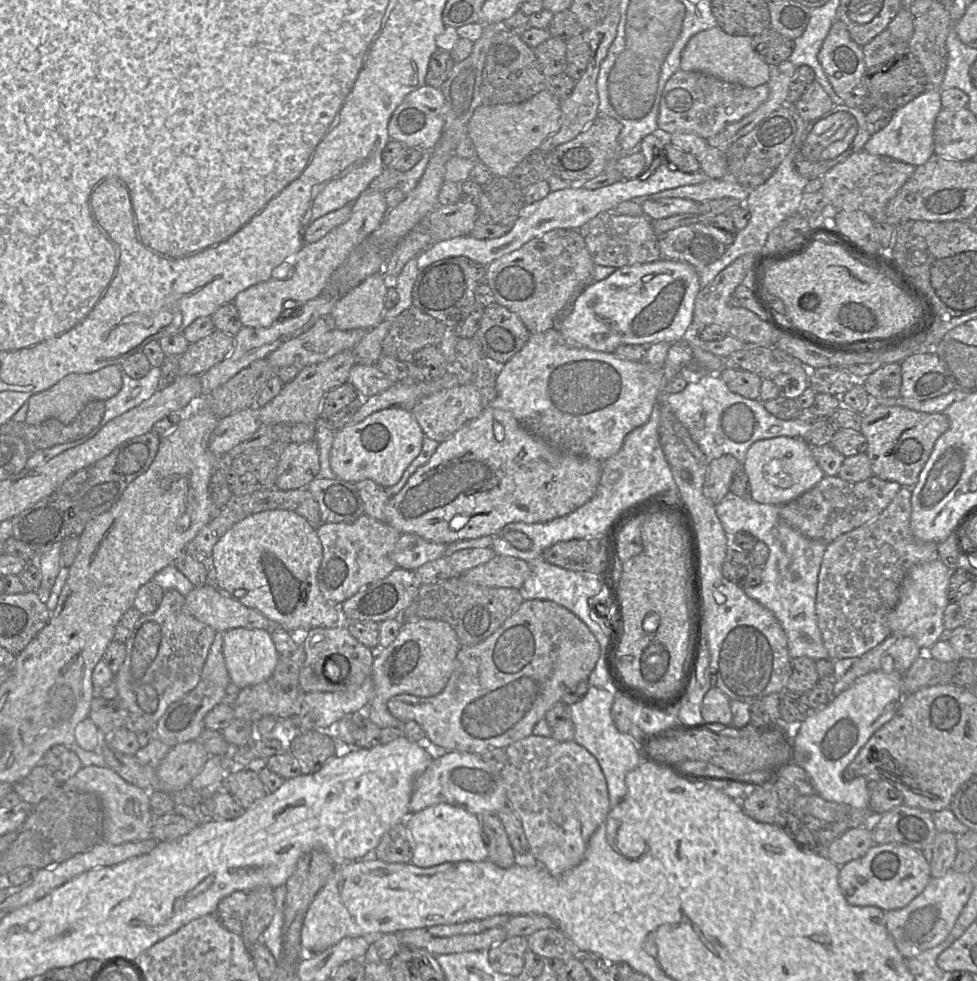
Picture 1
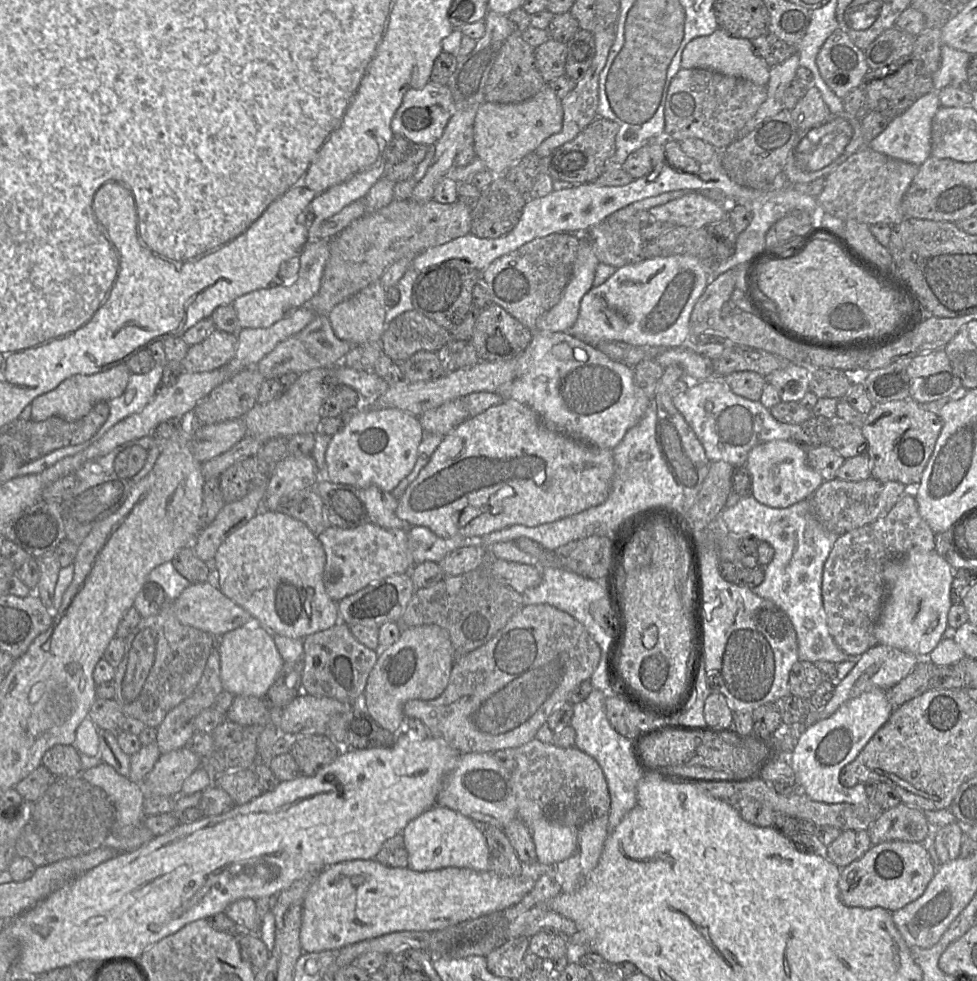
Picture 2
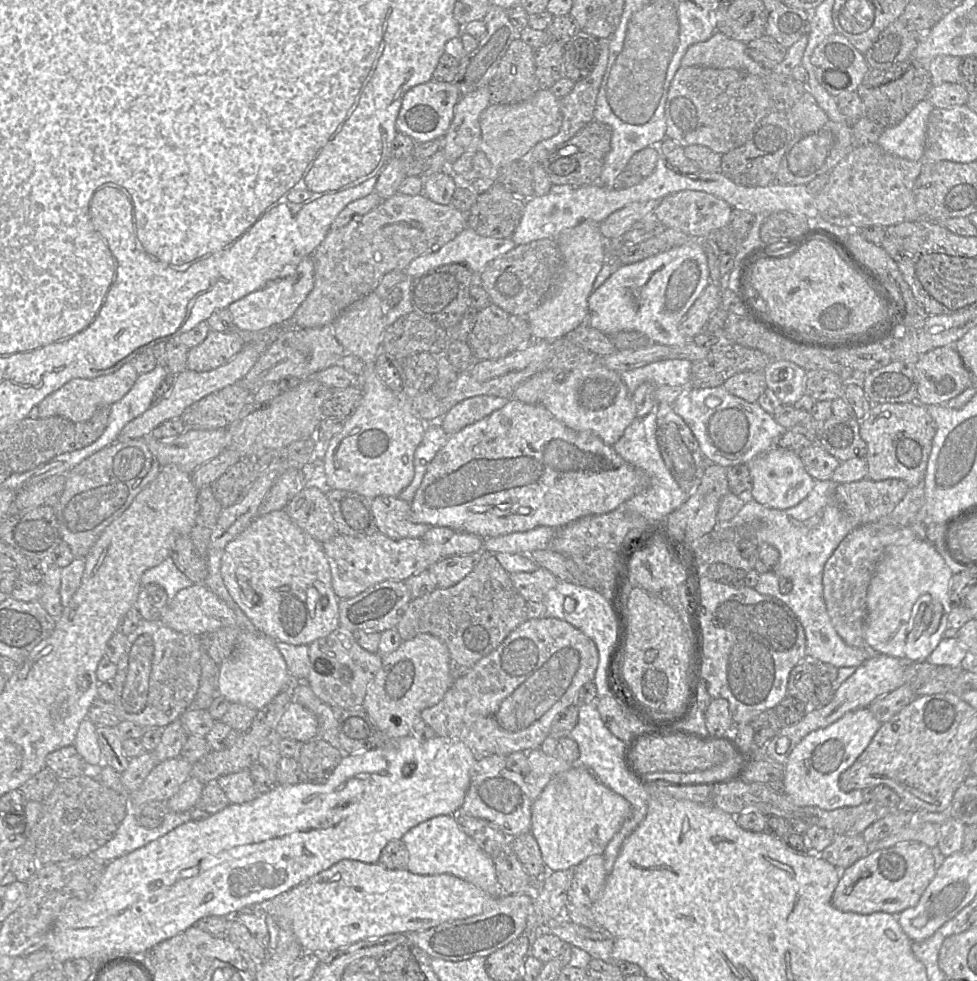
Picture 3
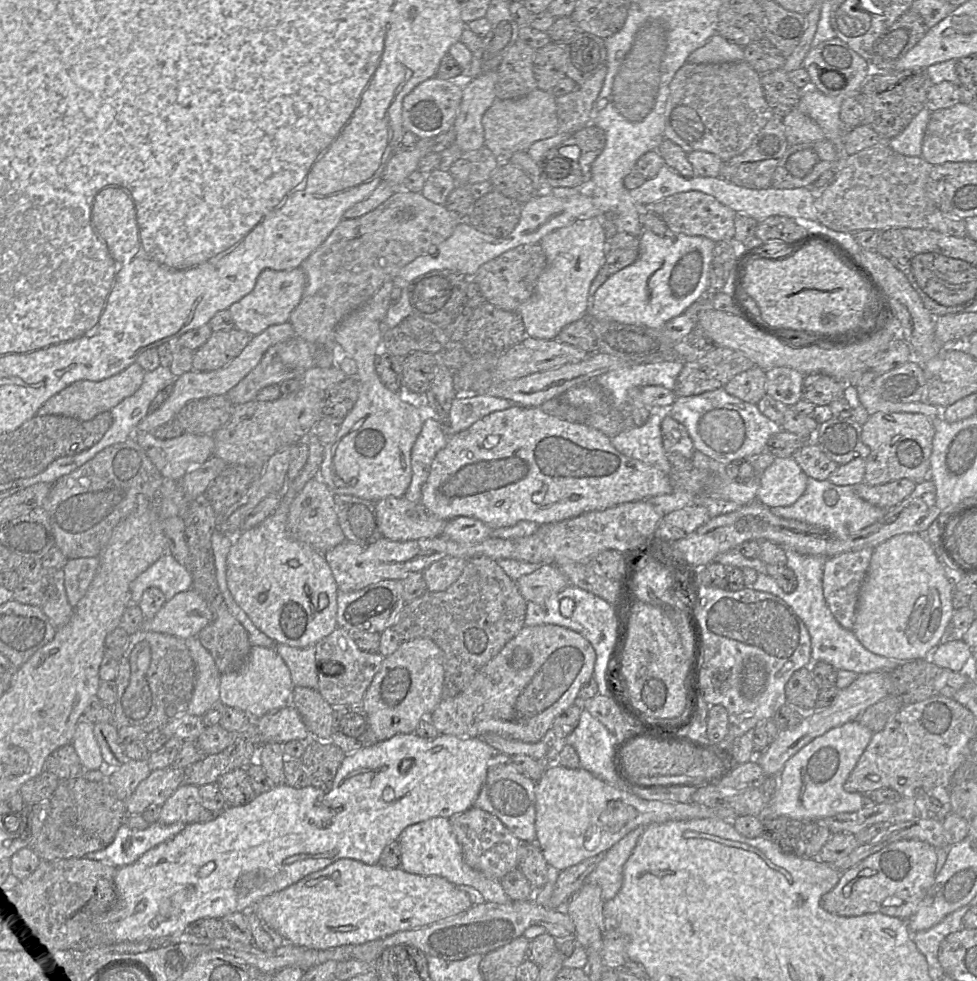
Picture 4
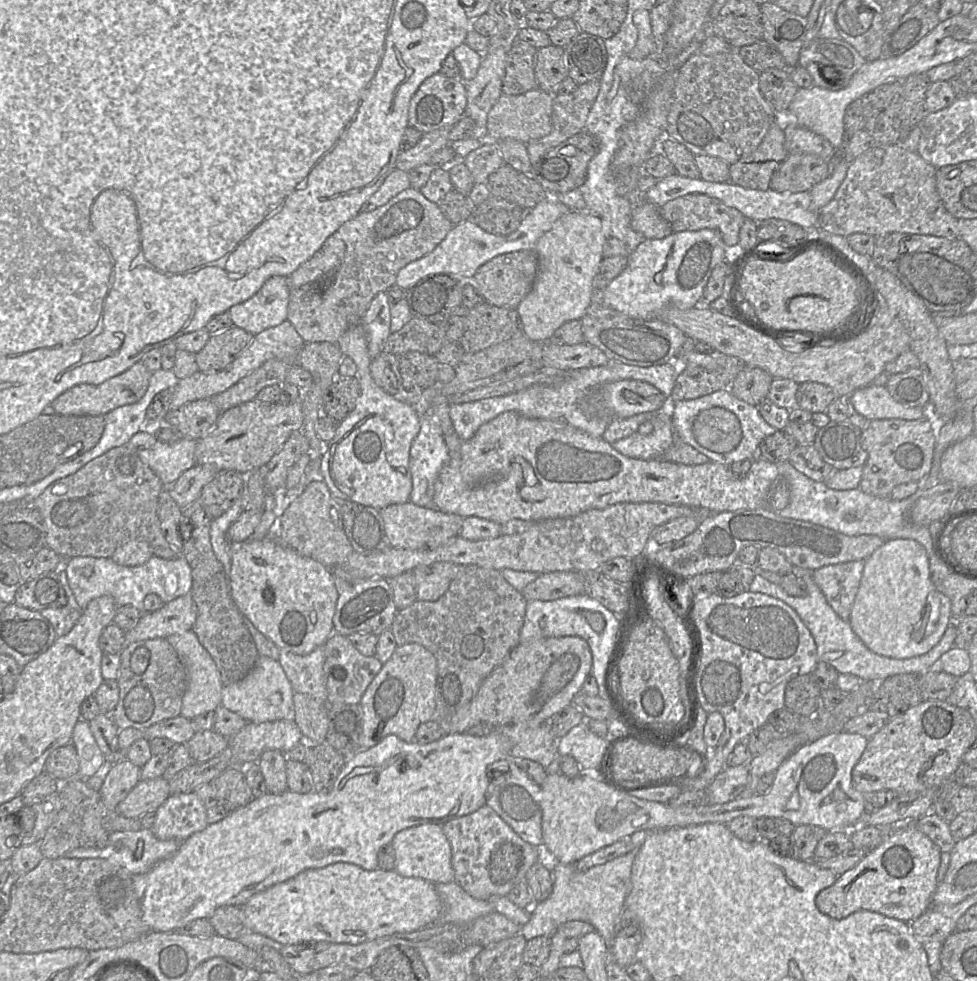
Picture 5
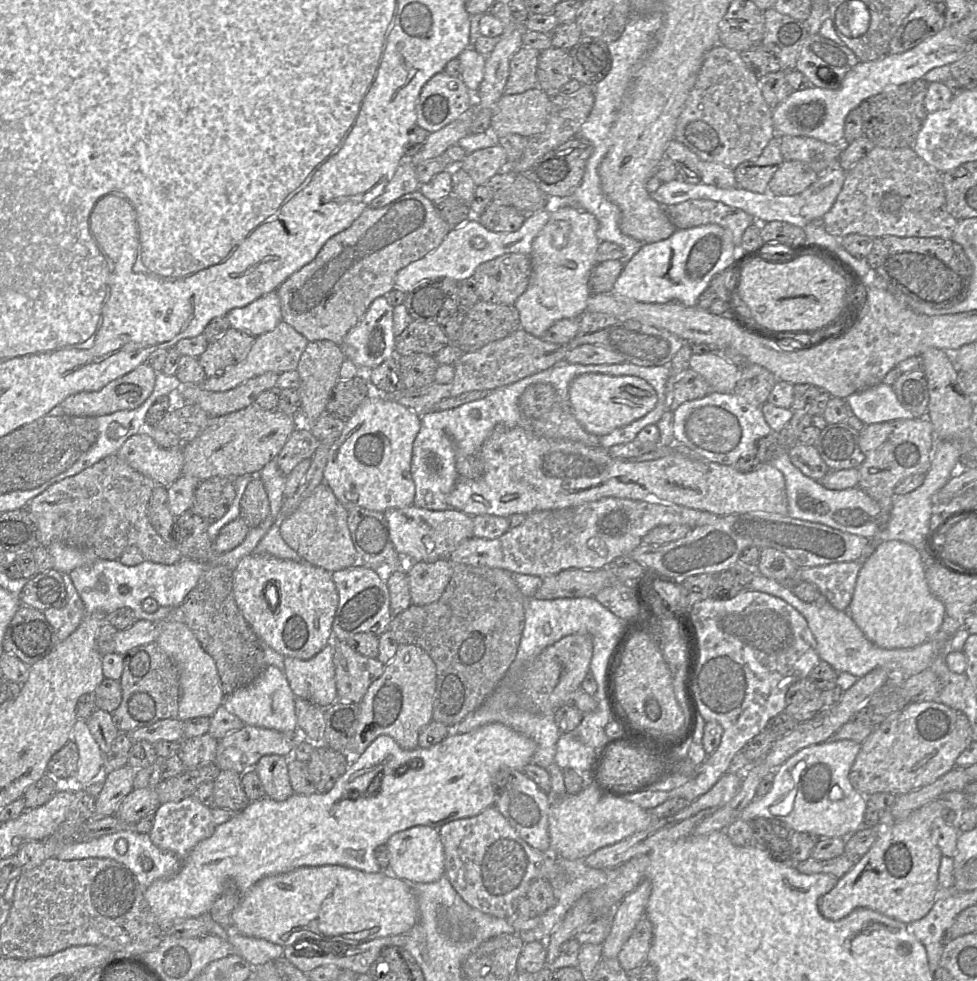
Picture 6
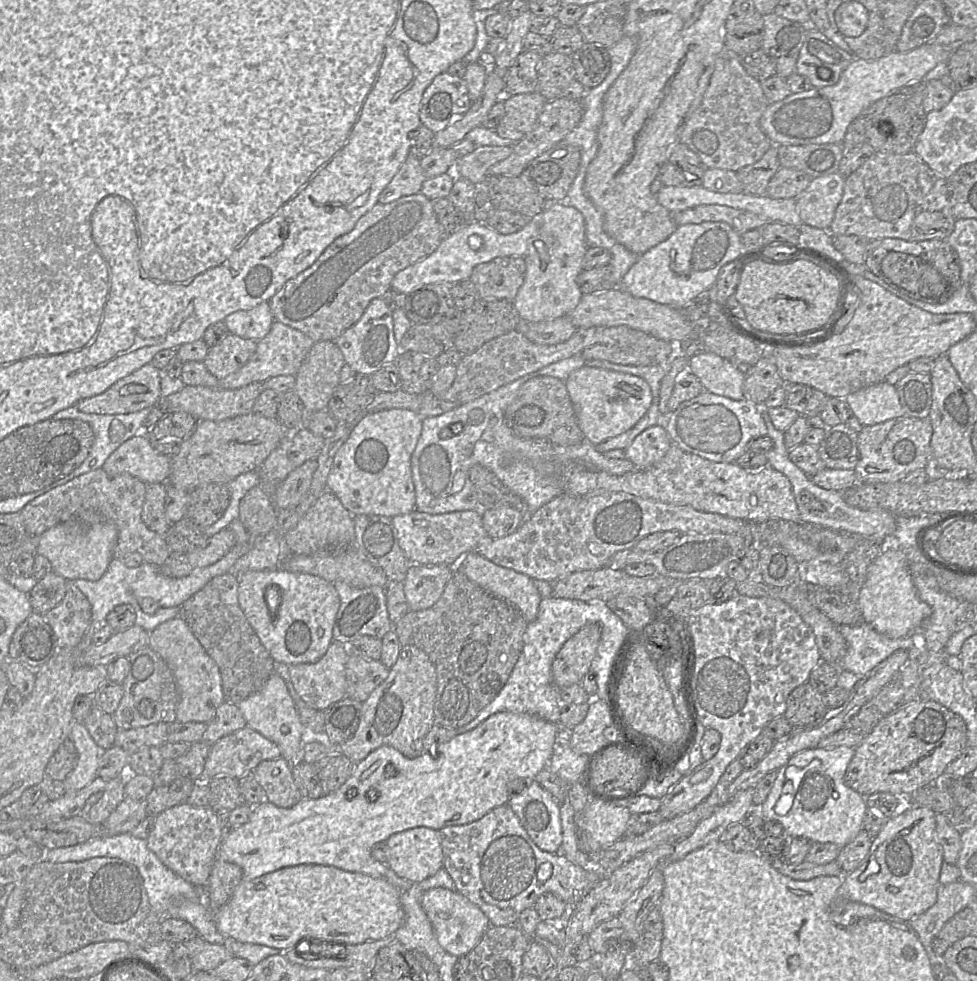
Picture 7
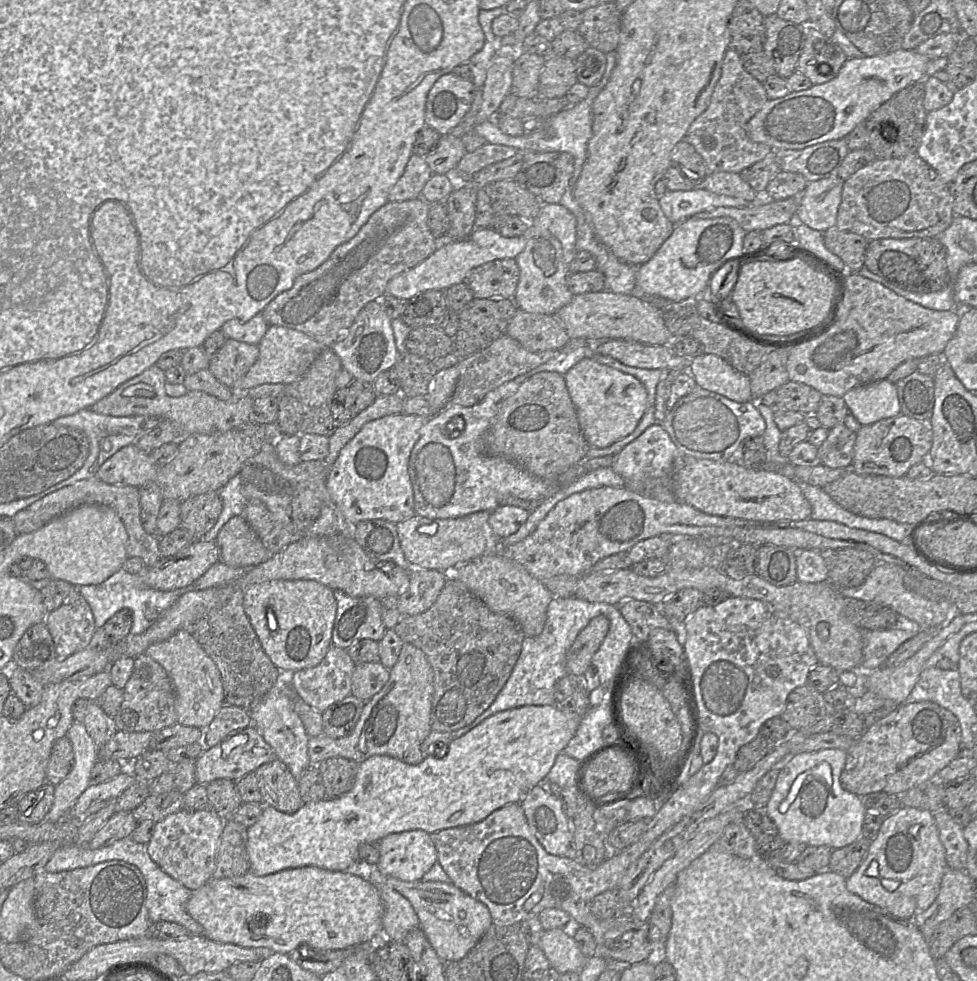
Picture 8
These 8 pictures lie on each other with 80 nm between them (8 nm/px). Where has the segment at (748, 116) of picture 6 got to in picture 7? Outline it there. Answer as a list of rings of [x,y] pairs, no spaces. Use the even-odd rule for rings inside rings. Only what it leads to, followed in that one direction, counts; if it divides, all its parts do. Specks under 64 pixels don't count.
[[[725,47],[715,59],[714,70],[703,99],[686,119],[679,141],[697,154],[706,168],[736,172],[759,161],[773,145],[760,126],[761,116],[768,105],[761,82],[746,72],[740,62],[740,55]]]

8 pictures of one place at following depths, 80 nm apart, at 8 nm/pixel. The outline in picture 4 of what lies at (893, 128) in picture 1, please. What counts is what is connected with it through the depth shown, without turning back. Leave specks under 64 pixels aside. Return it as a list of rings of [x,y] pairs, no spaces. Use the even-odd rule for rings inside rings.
[[[923,108],[896,137],[887,141],[896,152],[911,157],[922,155],[922,142],[929,122],[931,112]]]

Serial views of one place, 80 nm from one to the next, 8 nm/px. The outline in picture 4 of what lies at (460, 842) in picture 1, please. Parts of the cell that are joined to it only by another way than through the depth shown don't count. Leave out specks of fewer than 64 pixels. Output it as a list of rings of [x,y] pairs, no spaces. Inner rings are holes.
[[[434,817],[410,825],[402,831],[398,842],[402,852],[400,867],[406,872],[443,877],[460,888],[476,893],[485,902],[507,904],[512,901],[504,892],[499,880],[488,878],[465,863],[449,819]]]

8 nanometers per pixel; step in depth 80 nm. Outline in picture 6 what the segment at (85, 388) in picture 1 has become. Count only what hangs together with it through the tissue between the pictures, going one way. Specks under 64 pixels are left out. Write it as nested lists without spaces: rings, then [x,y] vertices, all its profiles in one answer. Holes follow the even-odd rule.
[[[143,363],[126,375],[111,381],[101,390],[79,392],[68,396],[60,404],[51,409],[46,416],[56,416],[62,413],[63,415],[99,417],[122,410],[136,409],[151,395],[157,373],[151,366]]]

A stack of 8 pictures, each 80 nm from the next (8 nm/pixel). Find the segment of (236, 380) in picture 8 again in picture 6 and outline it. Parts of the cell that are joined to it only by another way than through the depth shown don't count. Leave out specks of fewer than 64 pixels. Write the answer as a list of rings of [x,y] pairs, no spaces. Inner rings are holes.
[[[230,327],[222,336],[210,341],[198,358],[207,377],[217,376],[241,361],[256,337]]]

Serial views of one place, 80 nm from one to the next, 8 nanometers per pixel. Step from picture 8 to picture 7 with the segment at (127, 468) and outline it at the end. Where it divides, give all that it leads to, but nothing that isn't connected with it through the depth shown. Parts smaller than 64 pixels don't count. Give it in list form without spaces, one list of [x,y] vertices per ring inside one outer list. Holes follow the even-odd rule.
[[[143,432],[120,445],[102,468],[110,476],[129,474],[146,484],[166,483],[172,458],[157,452],[155,445]]]

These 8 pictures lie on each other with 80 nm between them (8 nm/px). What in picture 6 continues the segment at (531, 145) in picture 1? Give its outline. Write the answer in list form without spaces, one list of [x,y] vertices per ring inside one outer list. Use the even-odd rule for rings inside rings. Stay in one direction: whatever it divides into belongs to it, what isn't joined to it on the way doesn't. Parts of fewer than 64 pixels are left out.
[[[539,87],[520,94],[503,94],[493,108],[490,131],[498,140],[508,134],[529,138],[547,124],[551,97]]]

